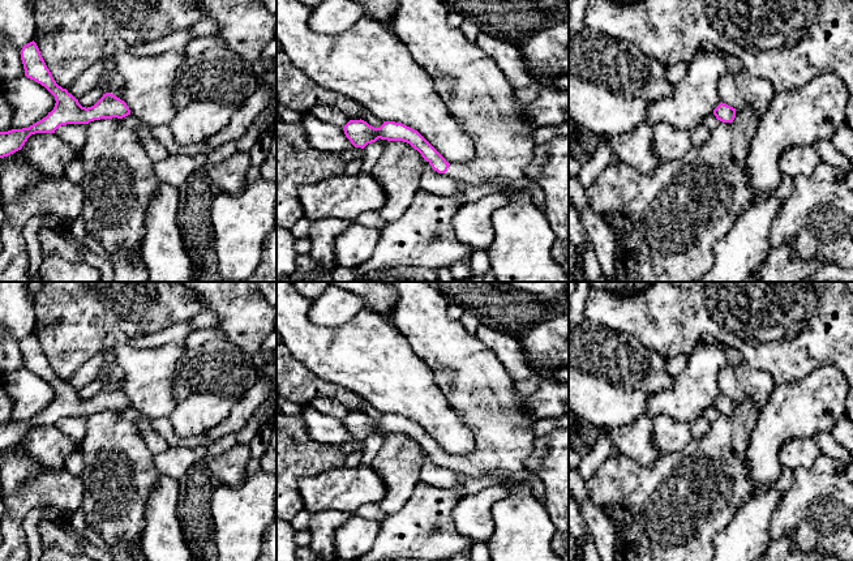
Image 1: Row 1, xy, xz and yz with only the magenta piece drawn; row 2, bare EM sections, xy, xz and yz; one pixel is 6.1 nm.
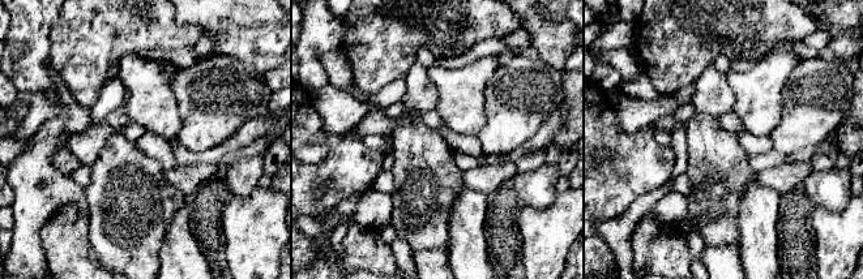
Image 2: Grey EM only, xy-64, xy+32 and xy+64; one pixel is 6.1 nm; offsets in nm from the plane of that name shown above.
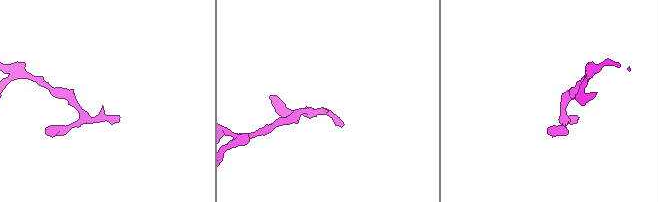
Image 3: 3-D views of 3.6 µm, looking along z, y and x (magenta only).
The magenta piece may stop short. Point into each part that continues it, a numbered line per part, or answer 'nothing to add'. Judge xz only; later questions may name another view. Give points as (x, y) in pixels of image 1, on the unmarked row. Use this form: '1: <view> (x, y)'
1: xz (479, 389)

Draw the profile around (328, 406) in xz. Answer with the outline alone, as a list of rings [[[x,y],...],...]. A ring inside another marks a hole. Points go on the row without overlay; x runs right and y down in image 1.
[[[317,397],[308,404],[323,415],[340,420],[343,420],[350,414],[350,410],[346,407],[346,404],[329,397]]]

